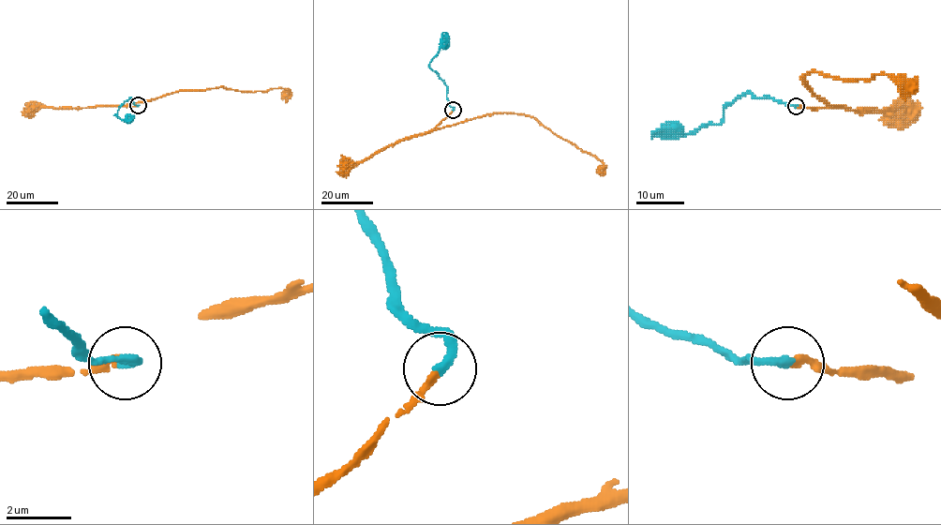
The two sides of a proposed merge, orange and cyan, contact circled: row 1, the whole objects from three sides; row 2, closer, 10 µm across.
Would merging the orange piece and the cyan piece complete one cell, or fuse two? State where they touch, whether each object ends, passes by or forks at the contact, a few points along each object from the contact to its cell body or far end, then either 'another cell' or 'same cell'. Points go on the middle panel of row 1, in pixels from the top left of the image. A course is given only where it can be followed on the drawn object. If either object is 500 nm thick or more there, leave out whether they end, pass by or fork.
at (453, 110); orange ends there; cyan ends there; orange runs (453, 110), (437, 127), (495, 112), (532, 116), (556, 134), (595, 156), (603, 163), (601, 175); cyan runs (453, 110), (446, 97), (447, 87), (429, 67), (444, 42); same cell

